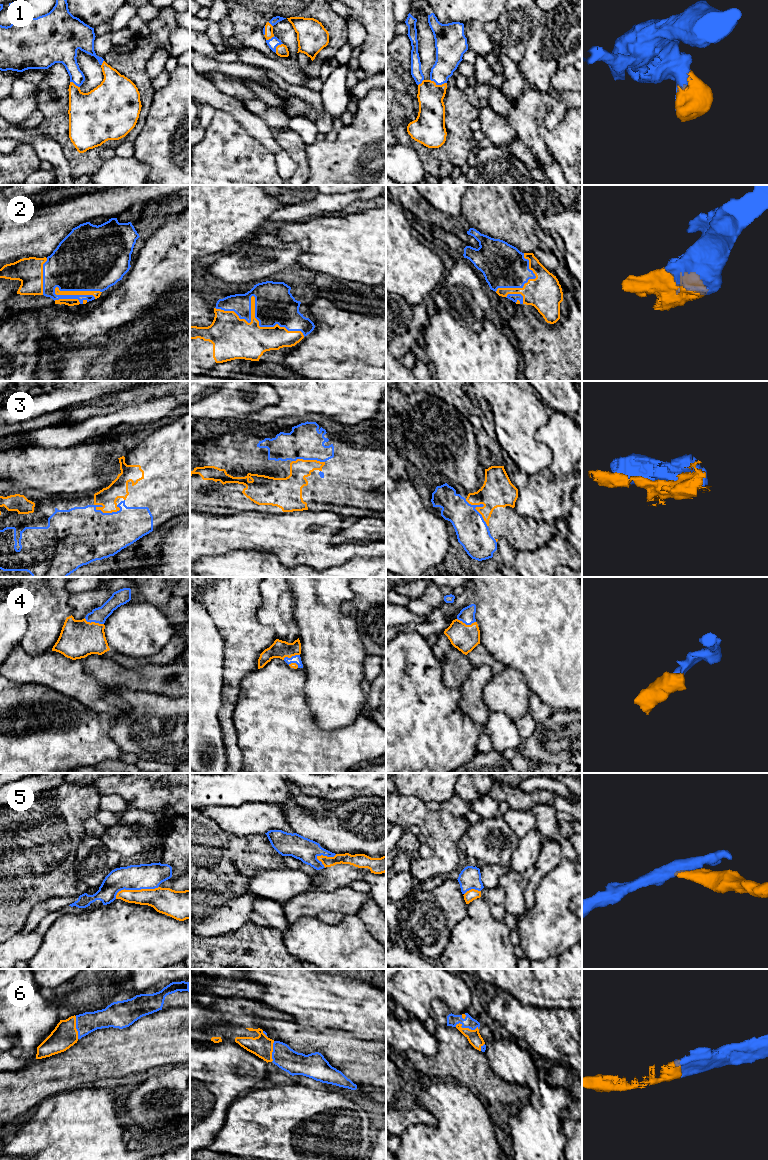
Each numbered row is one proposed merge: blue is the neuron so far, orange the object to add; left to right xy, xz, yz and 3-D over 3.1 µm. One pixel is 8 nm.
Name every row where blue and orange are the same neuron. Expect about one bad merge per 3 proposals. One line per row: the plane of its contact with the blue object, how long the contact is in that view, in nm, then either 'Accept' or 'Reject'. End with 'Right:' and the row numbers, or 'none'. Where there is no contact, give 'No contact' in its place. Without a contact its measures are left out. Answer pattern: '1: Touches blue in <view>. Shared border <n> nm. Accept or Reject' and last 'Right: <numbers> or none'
1: Touches blue in yz. Shared border 140 nm. Accept
2: Touches blue in xz. Shared border 750 nm. Accept
3: Touches blue in xy. Shared border 220 nm. Accept
4: Touches blue in xy. Shared border 170 nm. Accept
5: Touches blue in xy. Shared border 360 nm. Reject
6: Touches blue in yz. Shared border 190 nm. Accept
Right: 1, 2, 3, 4, 6

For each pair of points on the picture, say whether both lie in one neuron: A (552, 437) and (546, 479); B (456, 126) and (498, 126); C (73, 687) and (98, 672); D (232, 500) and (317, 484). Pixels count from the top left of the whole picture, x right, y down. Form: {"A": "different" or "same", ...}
{"A": "same", "B": "different", "C": "different", "D": "same"}

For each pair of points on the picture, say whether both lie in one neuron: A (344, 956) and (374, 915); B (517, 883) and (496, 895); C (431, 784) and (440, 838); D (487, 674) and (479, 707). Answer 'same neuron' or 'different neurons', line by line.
A: different neurons
B: different neurons
C: different neurons
D: same neuron

